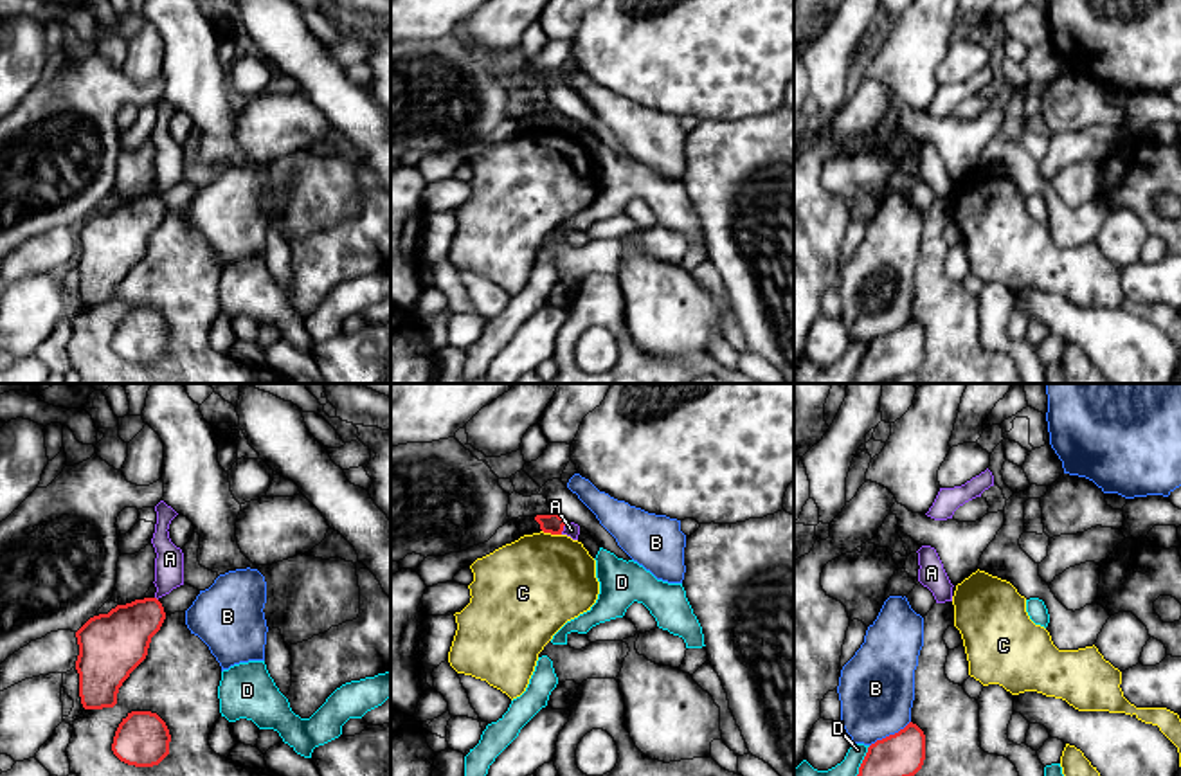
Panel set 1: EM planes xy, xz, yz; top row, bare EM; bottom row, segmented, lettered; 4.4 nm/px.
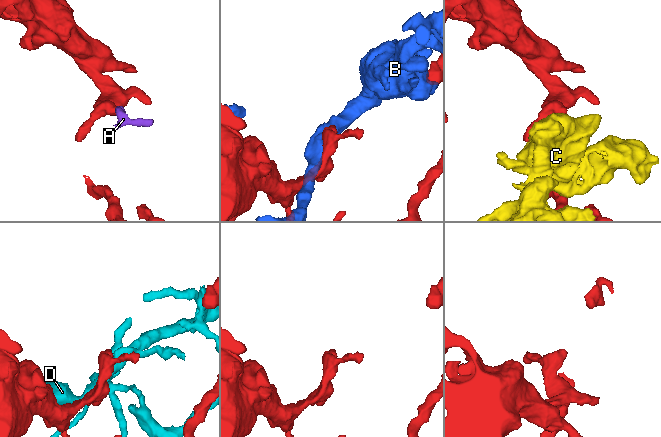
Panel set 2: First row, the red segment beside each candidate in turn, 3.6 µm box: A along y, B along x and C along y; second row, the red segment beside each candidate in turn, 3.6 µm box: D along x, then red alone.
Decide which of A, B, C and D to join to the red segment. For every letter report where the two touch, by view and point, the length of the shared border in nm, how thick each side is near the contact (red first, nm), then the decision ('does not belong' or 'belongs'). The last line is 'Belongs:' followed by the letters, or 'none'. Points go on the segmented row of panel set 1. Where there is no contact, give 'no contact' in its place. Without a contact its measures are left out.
A: xz (562, 528) | 70 nm | 90/70 nm | does not belong
B: yz (890, 735) | 220 nm | 190/340 nm | does not belong
C: xz (551, 533) | 90 nm | 90/440 nm | does not belong
D: yz (863, 760) | 150 nm | 190/80 nm | does not belong
Belongs: none

